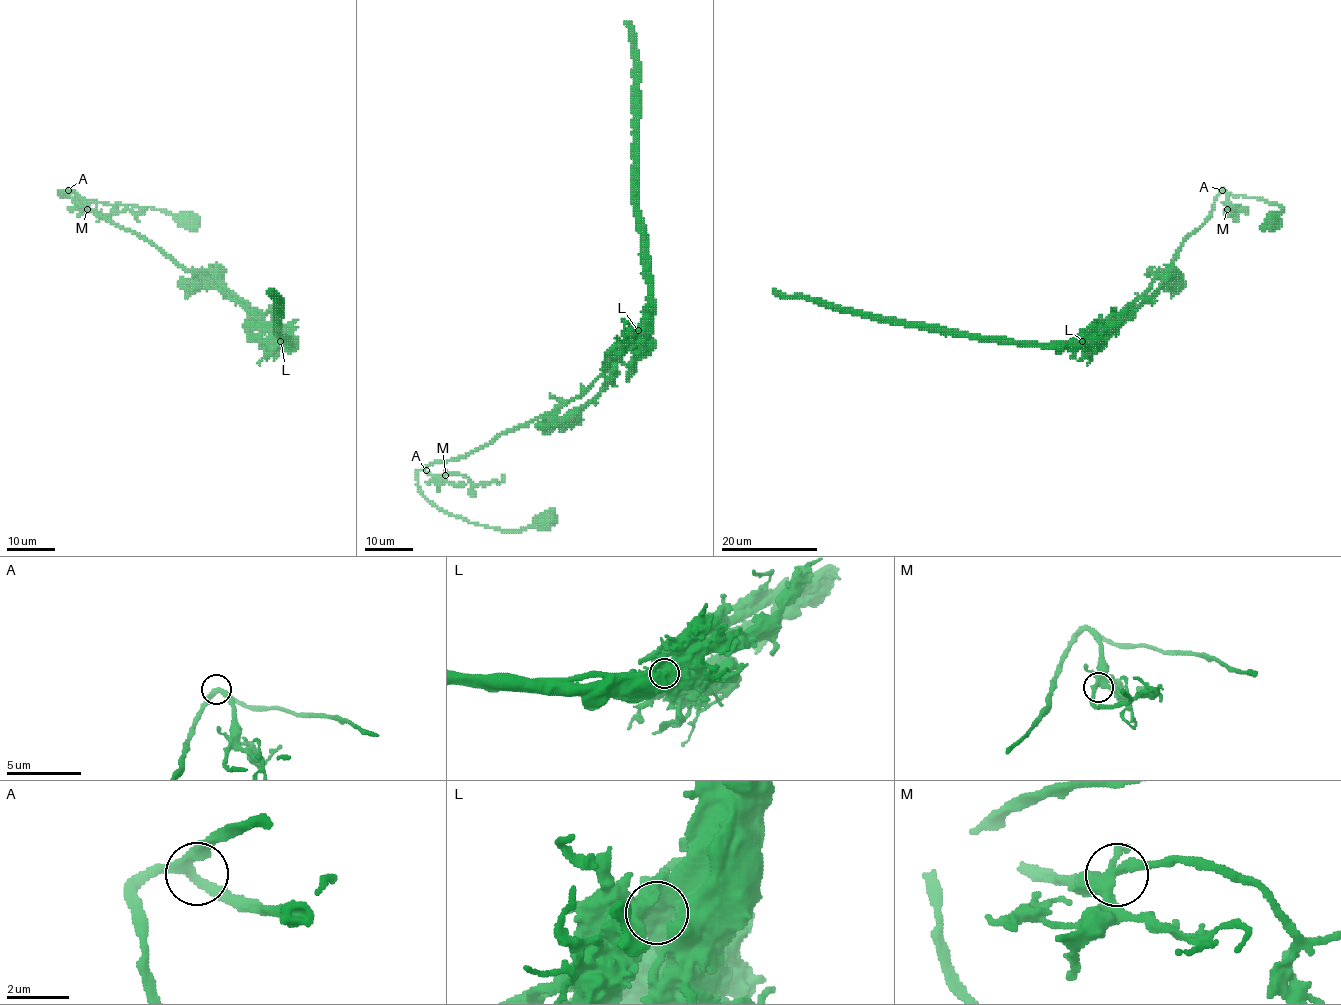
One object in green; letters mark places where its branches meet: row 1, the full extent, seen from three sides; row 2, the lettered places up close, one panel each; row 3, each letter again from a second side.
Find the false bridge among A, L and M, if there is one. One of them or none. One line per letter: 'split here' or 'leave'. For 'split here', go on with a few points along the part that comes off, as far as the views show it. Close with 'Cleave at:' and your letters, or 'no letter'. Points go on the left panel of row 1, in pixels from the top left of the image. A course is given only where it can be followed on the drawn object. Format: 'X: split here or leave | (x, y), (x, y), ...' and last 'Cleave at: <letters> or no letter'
A: leave
L: split here | (280, 341), (207, 279), (177, 266), (133, 232), (75, 203), (60, 190), (62, 196), (165, 210), (198, 227)
M: leave
Cleave at: L

